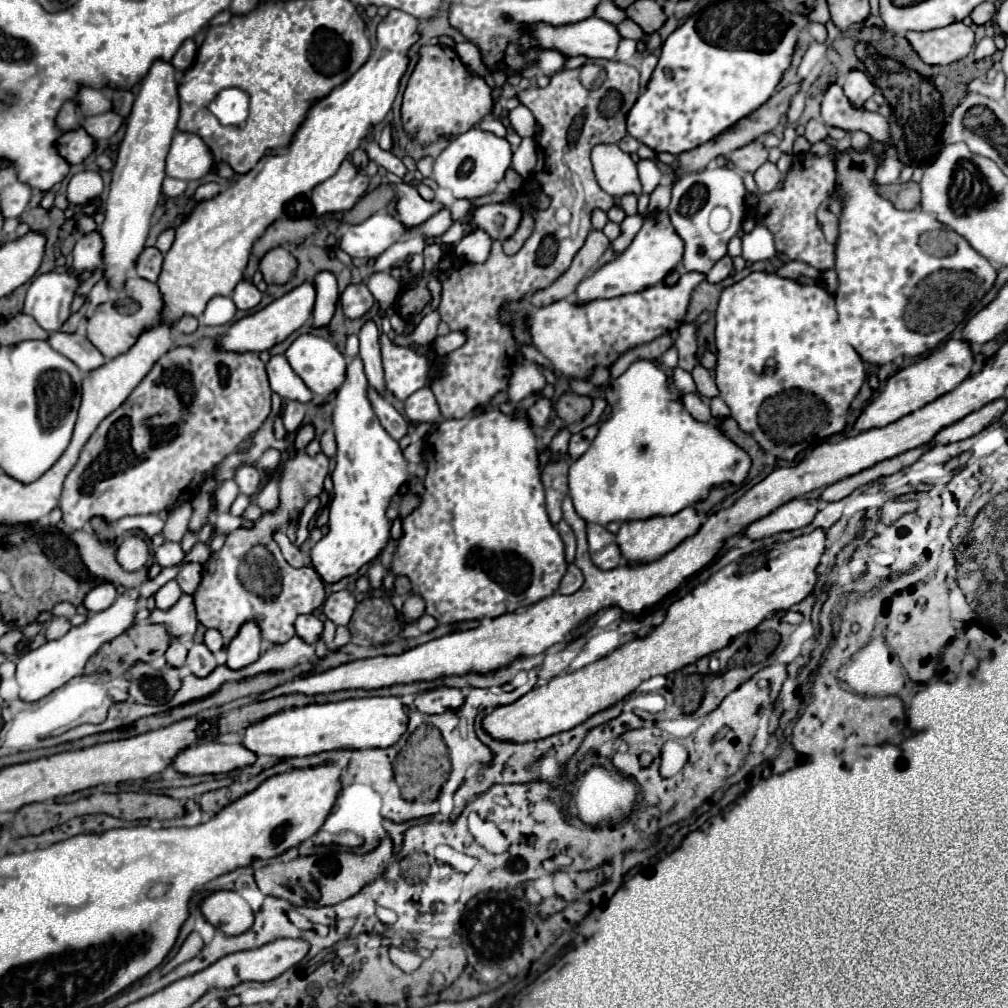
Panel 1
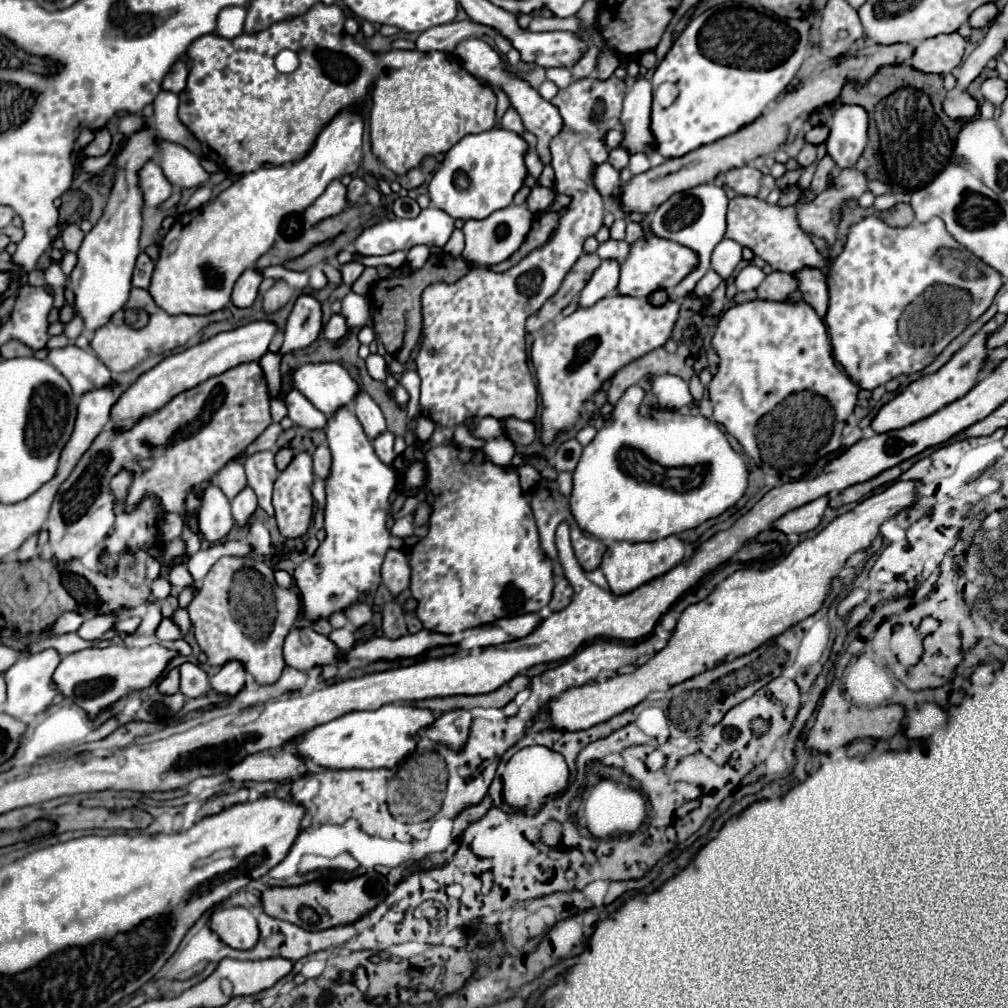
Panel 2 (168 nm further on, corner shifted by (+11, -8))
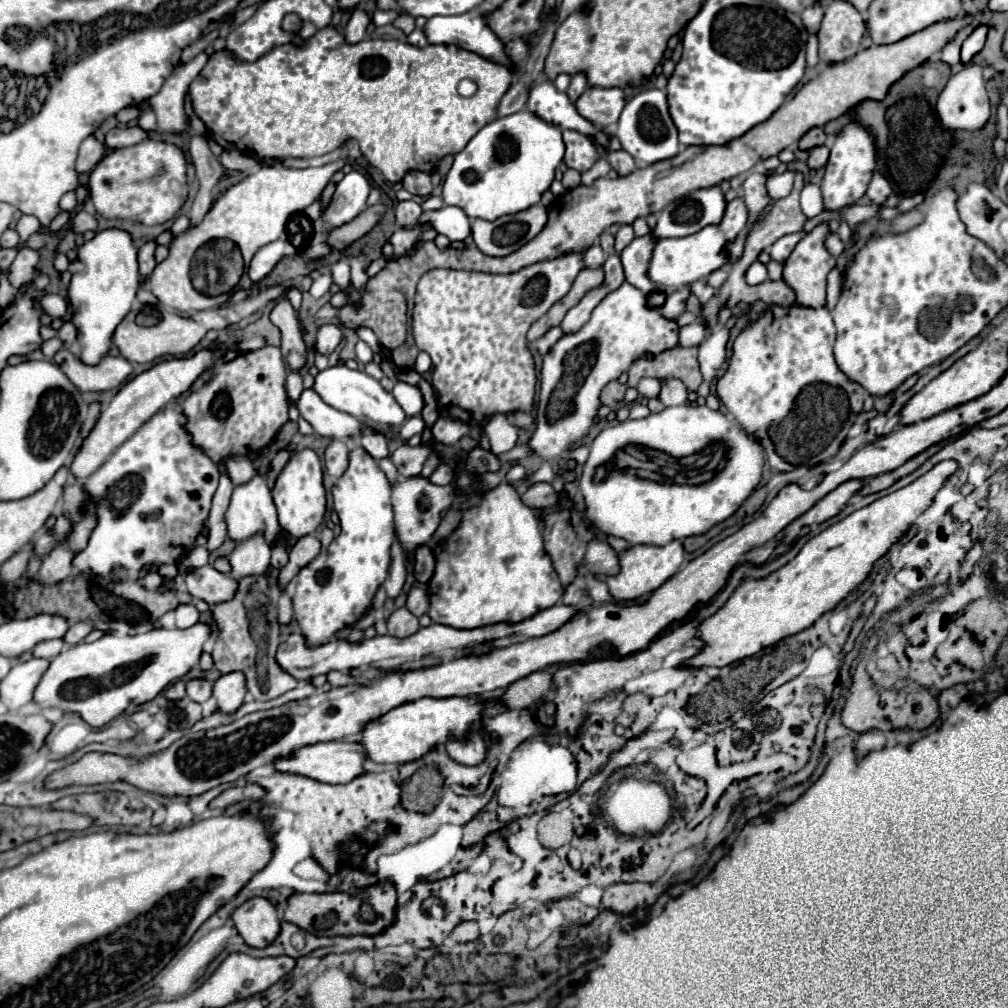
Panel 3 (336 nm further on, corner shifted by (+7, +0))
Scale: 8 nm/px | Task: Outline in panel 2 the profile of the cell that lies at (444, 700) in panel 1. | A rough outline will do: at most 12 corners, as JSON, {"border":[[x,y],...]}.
{"border":[[443,712],[425,734],[455,750],[463,748],[471,712]]}

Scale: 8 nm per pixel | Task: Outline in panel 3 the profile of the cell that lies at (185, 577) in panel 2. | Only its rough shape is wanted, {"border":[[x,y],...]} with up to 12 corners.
{"border":[[203,566],[187,574],[187,590],[209,606],[227,602],[237,580]]}

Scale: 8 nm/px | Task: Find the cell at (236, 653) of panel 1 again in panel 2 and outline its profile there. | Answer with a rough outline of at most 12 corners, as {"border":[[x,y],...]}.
{"border":[[229,660],[211,678],[219,694],[235,696],[245,684],[245,668]]}

